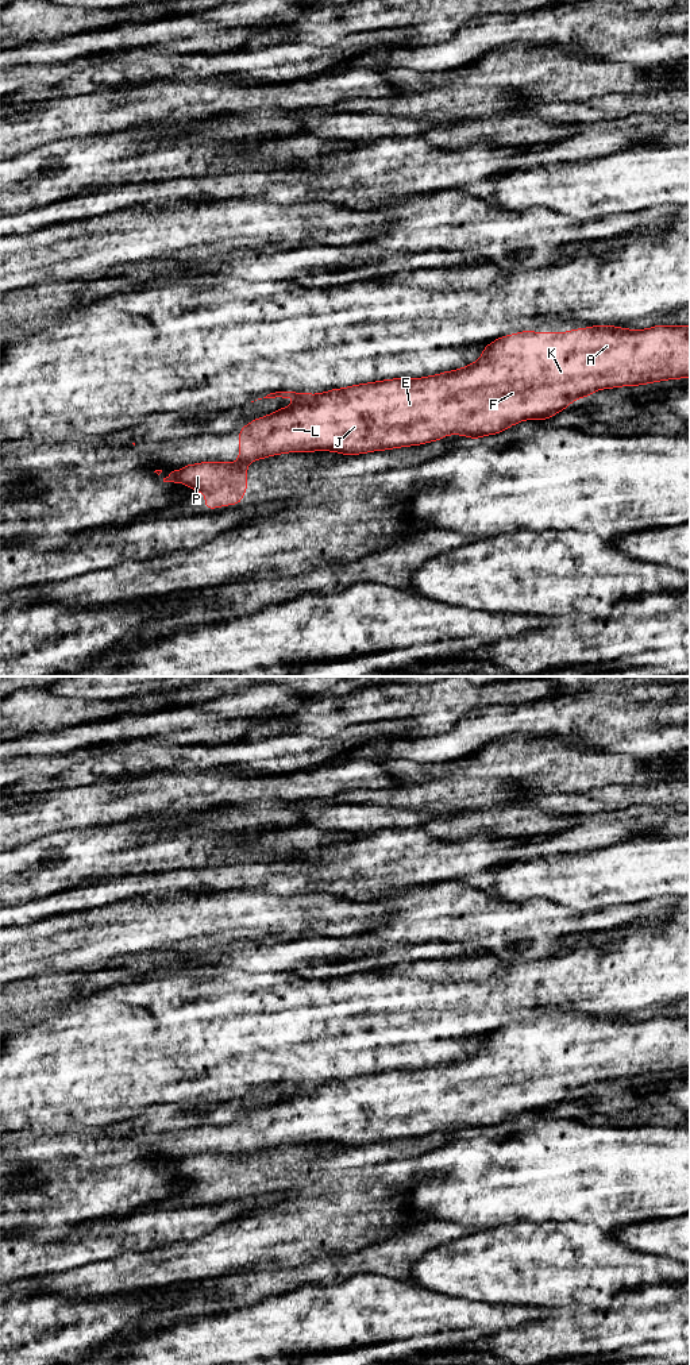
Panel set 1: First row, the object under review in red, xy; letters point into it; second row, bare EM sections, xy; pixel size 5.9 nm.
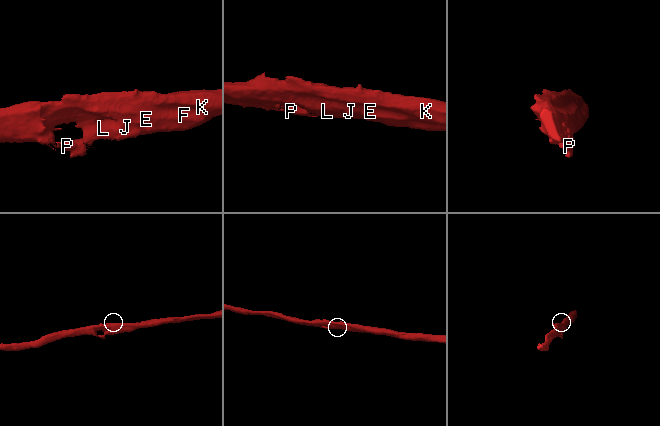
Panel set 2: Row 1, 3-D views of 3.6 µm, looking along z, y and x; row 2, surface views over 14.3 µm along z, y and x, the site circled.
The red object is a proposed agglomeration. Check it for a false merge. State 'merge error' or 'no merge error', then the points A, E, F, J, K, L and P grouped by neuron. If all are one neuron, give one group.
merge error; groups A E F J K L / P

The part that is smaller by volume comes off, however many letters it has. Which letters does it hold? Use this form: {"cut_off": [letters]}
{"cut_off": ["P"]}

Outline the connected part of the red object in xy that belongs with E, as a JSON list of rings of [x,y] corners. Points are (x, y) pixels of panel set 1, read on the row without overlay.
[[[591,1017],[568,1023],[533,1023],[501,1027],[482,1041],[481,1049],[462,1060],[423,1069],[393,1069],[351,1076],[344,1080],[309,1086],[275,1083],[263,1090],[296,1090],[293,1098],[281,1099],[254,1110],[239,1121],[239,1152],[254,1153],[288,1144],[332,1142],[359,1146],[442,1131],[447,1126],[479,1130],[502,1125],[523,1111],[548,1111],[564,1102],[574,1091],[595,1081],[639,1077],[666,1071],[690,1068],[690,1017],[655,1017],[647,1021],[627,1021],[616,1017]]]

